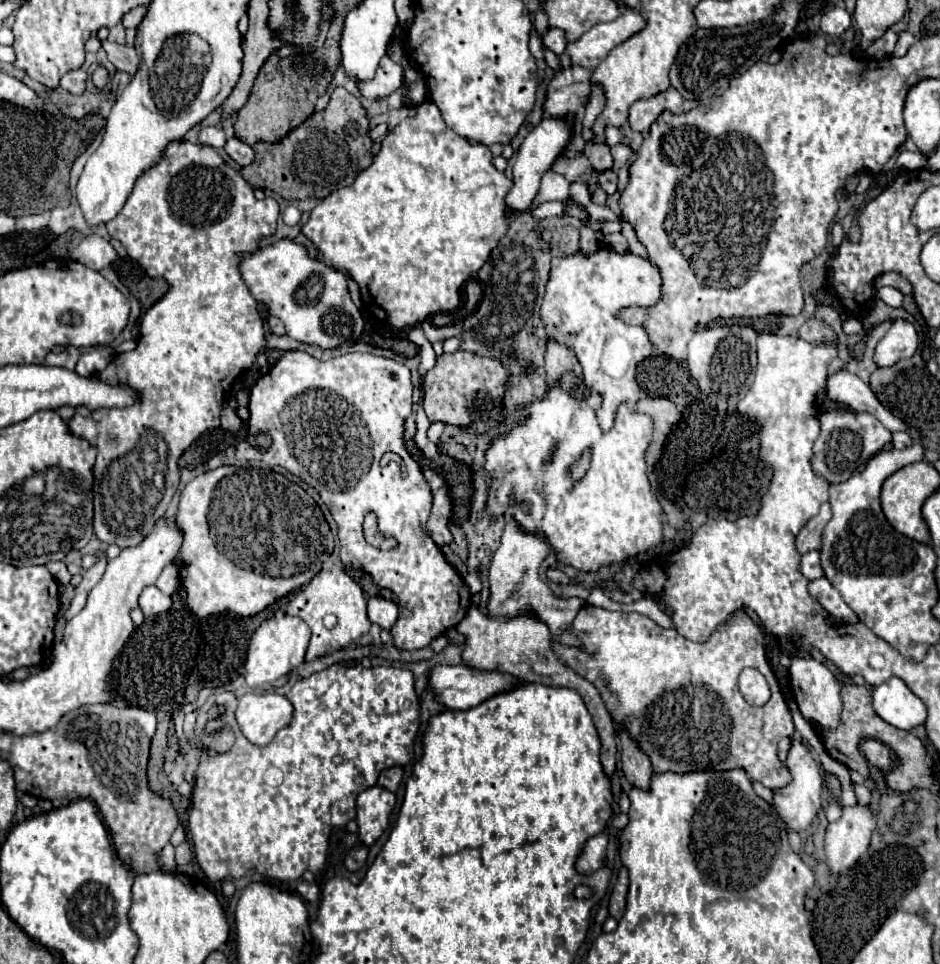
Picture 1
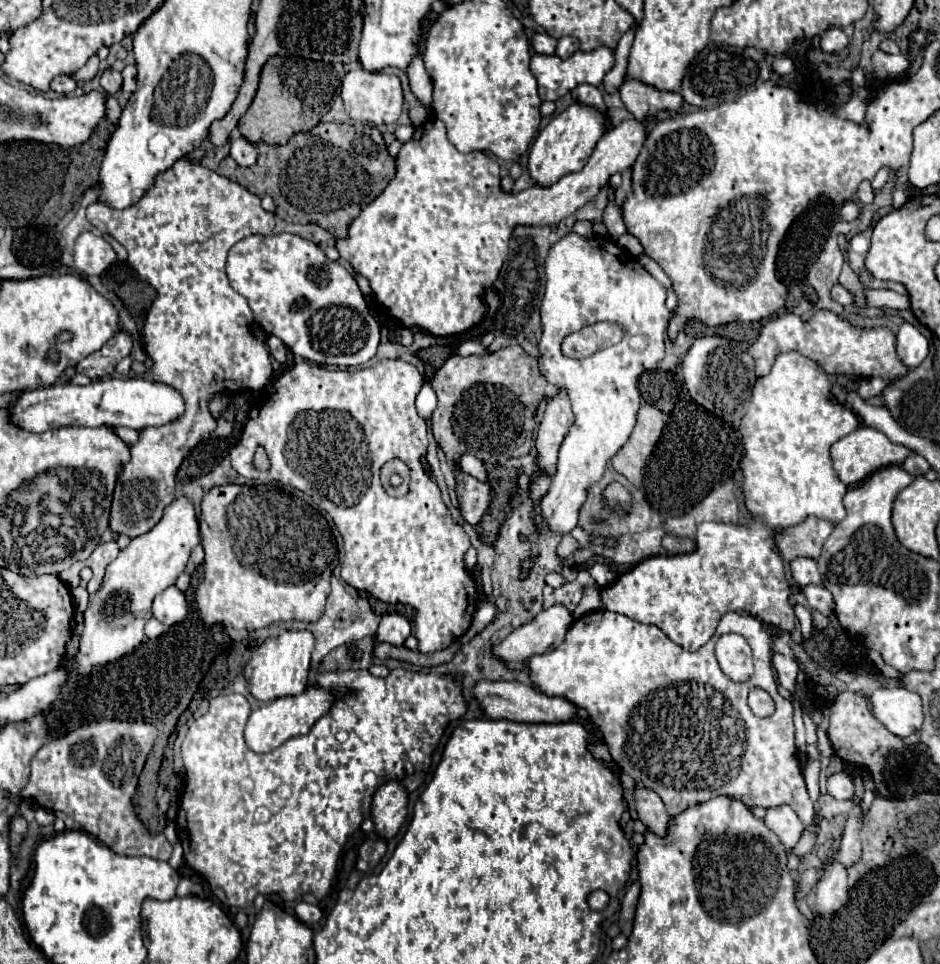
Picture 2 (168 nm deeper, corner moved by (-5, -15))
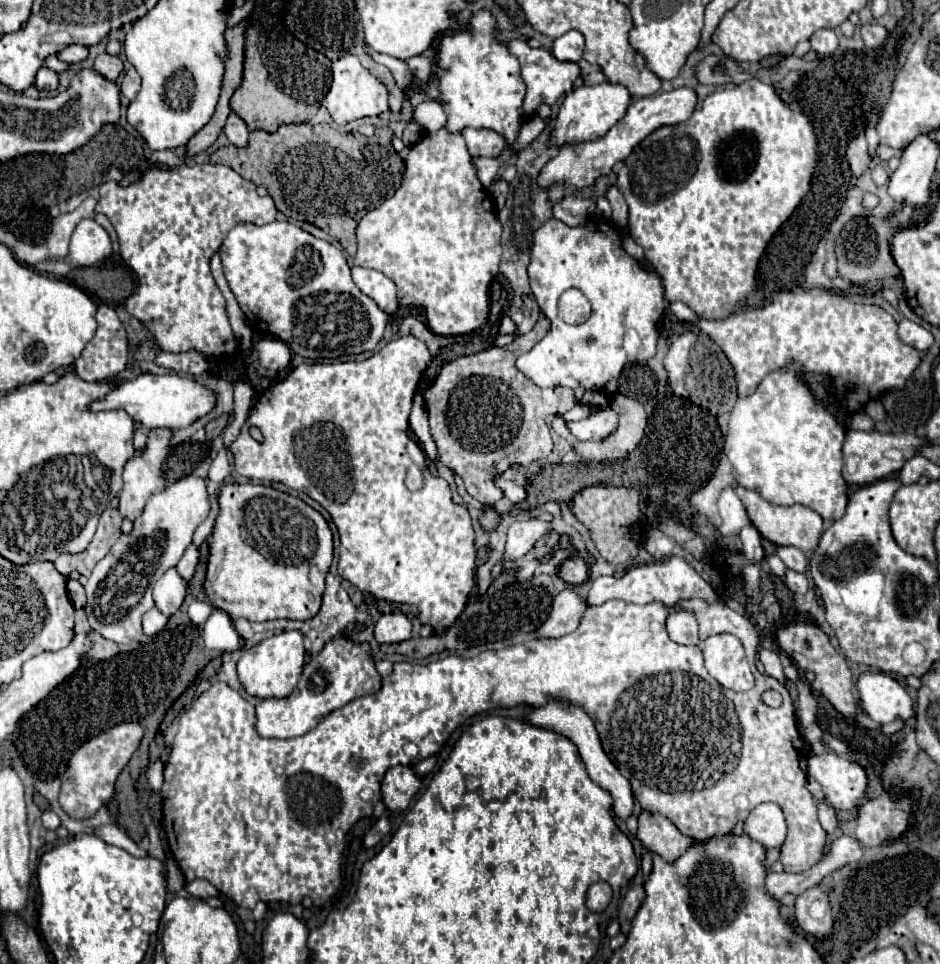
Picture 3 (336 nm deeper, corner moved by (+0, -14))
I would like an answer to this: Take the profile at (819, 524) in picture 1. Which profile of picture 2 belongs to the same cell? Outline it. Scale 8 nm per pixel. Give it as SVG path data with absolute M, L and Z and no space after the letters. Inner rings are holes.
M809 516L803 522L775 534L775 540L783 560L789 562L793 560L793 556L817 558L821 554L823 542L829 538L831 532L833 532L833 524L829 524L827 520Z

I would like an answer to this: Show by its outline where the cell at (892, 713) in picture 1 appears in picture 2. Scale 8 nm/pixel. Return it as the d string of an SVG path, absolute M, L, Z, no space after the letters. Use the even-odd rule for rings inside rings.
M881 686L871 696L873 716L895 736L905 738L921 728L921 698L903 686Z

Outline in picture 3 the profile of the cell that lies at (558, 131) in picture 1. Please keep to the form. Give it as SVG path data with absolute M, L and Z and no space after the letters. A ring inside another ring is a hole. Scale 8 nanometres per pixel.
M608 81L588 87L576 87L572 93L566 95L554 129L550 133L550 145L552 147L574 147L576 143L588 143L592 139L600 139L600 135L606 135L610 131L610 127L614 127L626 113L628 105L632 103L632 97L628 93L626 87L622 85L612 85Z

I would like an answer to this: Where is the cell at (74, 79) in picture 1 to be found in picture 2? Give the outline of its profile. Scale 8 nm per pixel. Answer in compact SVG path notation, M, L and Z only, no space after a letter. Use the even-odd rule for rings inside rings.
M61 74L61 76L55 76L53 78L53 82L51 82L51 90L53 92L57 92L59 96L63 96L63 94L71 94L73 90L75 90L75 80L71 78L71 76L67 76L67 74Z

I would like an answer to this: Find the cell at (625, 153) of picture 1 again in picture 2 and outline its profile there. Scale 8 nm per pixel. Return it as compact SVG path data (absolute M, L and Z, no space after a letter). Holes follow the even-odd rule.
M429 118L417 128L413 138L403 144L397 156L397 174L385 192L361 210L361 216L349 226L349 238L337 240L337 250L357 272L369 278L377 302L387 314L407 328L421 328L433 336L453 336L475 326L487 312L483 294L497 280L507 258L511 232L517 224L557 224L577 208L591 202L611 174L625 172L633 166L643 148L649 120L623 120L605 132L583 170L565 174L551 186L531 186L517 194L501 190L499 166L485 152L459 152L447 138L445 124Z

